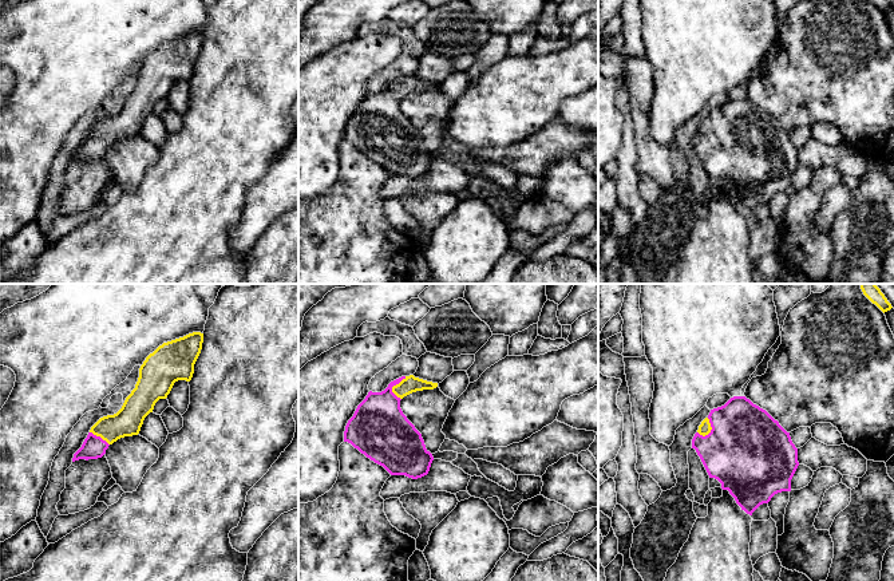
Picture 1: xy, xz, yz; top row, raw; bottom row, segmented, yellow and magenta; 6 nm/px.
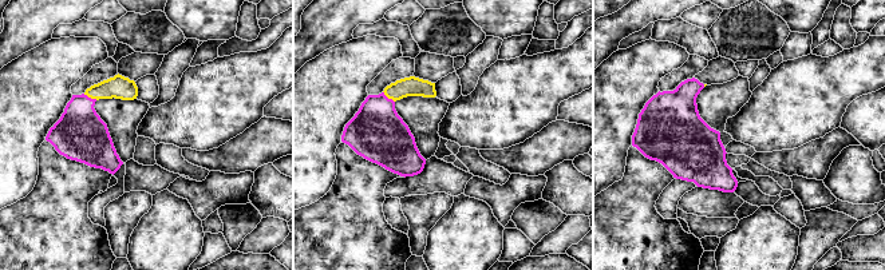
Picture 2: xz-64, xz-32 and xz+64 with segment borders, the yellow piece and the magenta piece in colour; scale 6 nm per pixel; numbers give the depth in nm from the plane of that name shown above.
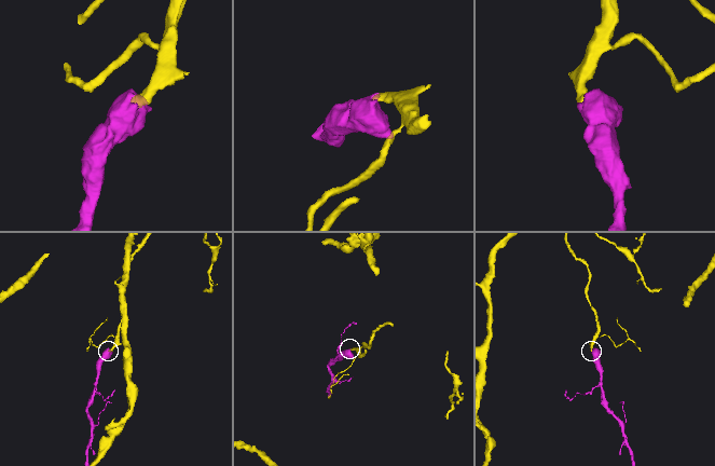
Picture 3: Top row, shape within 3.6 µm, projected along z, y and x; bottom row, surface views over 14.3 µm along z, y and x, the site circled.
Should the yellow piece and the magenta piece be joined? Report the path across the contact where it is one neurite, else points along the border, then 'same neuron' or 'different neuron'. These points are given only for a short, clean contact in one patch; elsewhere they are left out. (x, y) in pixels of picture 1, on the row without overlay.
runs through xz (410, 85), (392, 87), (378, 126); same neuron

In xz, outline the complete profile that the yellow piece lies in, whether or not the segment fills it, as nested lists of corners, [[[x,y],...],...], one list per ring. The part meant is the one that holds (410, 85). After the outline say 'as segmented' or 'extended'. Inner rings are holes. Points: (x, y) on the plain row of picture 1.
[[[410,75],[391,82],[381,92],[369,91],[348,120],[344,142],[391,175],[412,179],[427,175],[434,157],[426,149],[422,134],[403,114],[400,100],[412,92],[436,87],[438,83]]]; extended

